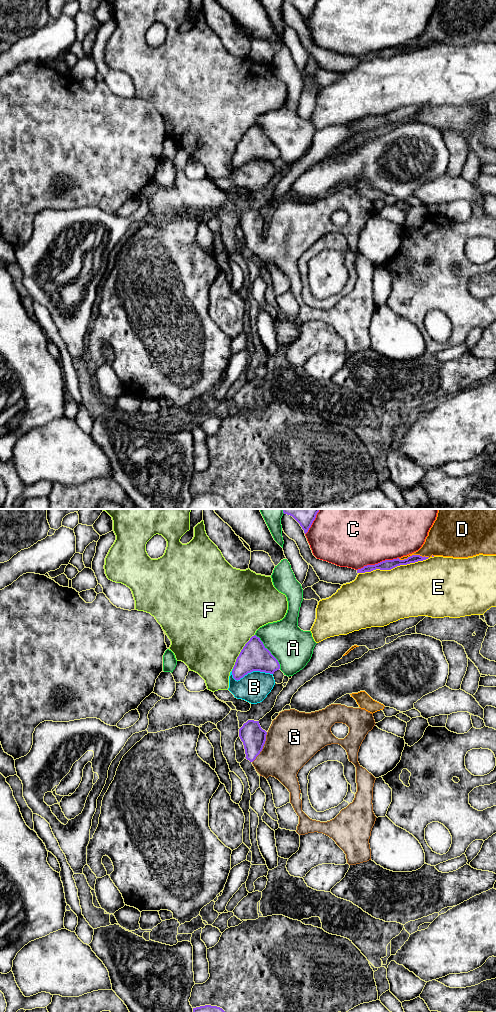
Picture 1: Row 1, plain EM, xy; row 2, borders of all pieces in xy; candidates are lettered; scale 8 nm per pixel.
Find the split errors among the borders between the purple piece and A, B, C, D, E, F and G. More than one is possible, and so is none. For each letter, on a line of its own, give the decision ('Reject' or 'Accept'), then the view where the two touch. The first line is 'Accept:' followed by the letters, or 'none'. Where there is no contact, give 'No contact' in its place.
Accept: G
A: Reject. Touches purple in xy
B: Reject. Touches purple in xy
C: Reject. Touches purple in xy
D: Reject. Touches purple in xy
E: Reject. Touches purple in xy
F: Reject. Touches purple in xy
G: Accept. Touches purple in xy

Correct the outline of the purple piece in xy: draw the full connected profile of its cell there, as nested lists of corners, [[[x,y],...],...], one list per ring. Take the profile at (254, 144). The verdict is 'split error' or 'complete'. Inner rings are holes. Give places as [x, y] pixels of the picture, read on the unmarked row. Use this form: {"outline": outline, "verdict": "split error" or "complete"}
{"outline": [[[254,123],[245,132],[237,145],[232,163],[238,169],[253,159],[274,162],[279,157],[278,148],[264,134],[260,126]]], "verdict": "complete"}

